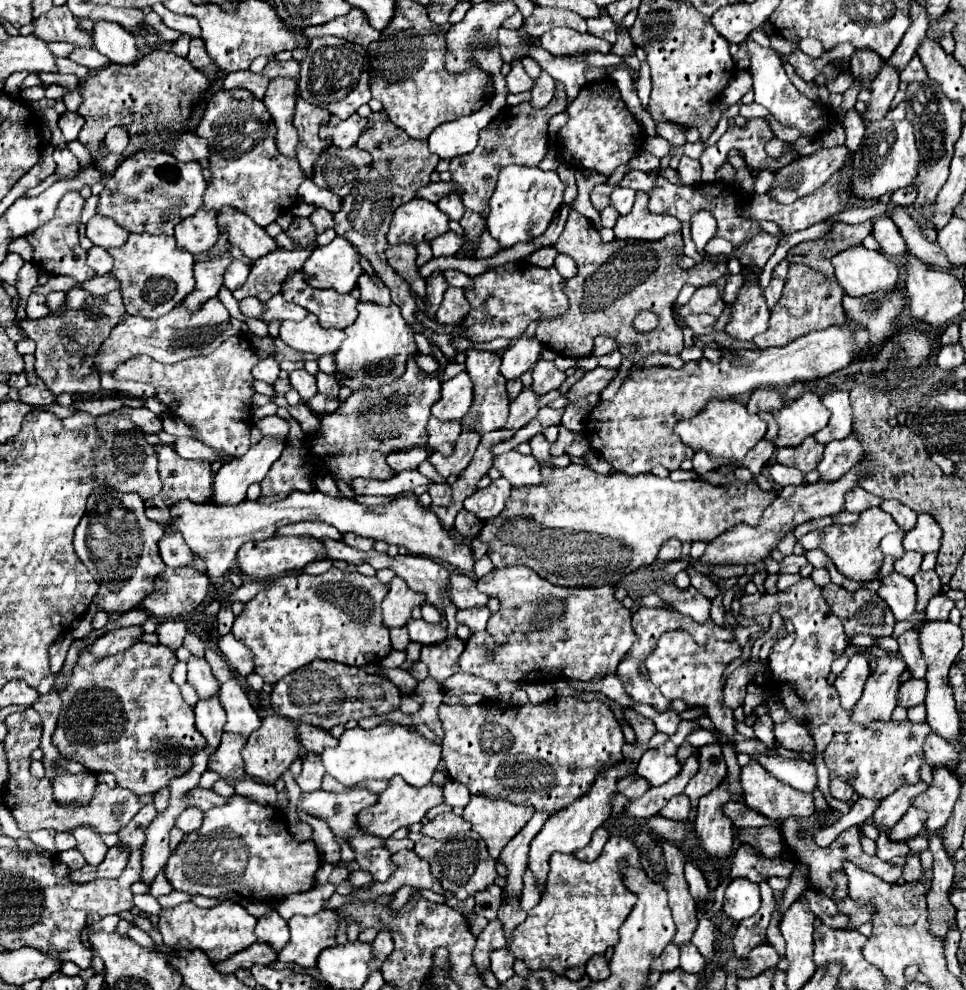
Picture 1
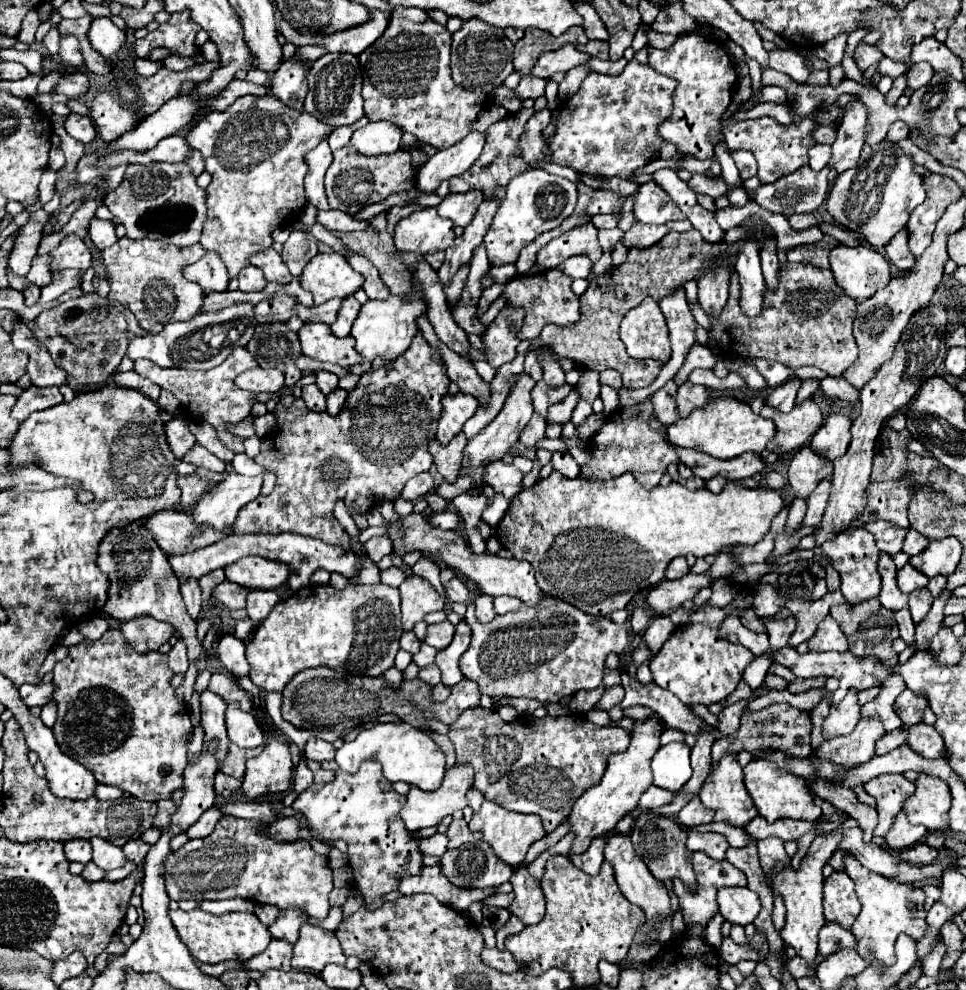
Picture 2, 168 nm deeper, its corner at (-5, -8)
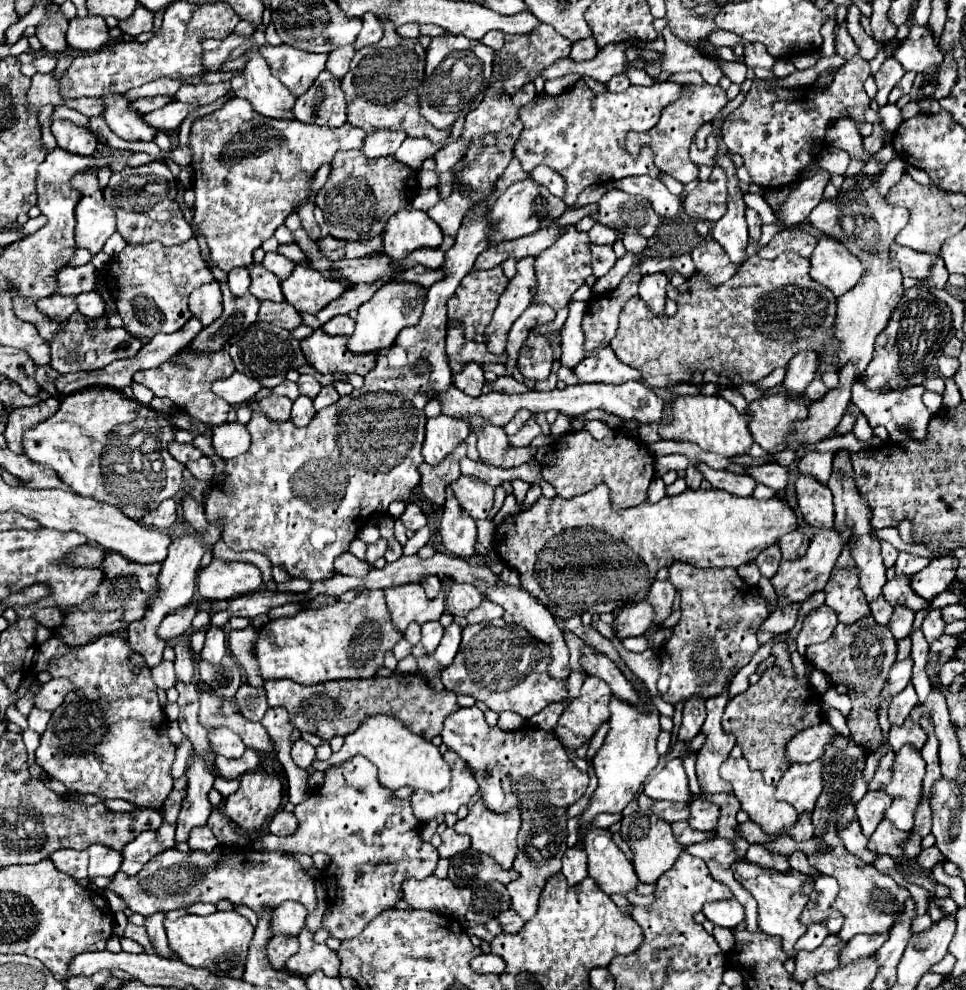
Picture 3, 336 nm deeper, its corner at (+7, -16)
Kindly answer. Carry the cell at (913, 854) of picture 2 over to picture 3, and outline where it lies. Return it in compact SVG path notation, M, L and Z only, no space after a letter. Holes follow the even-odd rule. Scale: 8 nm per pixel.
M931 846L931 848L925 848L921 854L919 854L919 858L917 858L917 866L919 868L923 868L923 870L933 870L939 862L945 862L945 856L939 852L939 848L935 848L935 846Z

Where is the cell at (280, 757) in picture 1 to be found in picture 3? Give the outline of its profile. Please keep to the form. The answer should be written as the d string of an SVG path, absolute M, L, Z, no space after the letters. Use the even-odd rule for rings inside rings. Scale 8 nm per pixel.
M247 772L239 790L225 798L227 816L243 830L257 832L281 806L281 782L275 774Z

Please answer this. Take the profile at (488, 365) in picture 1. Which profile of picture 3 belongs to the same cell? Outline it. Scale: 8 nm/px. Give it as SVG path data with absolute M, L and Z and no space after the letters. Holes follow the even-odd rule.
M527 256L525 260L517 260L517 276L509 282L505 292L499 298L493 320L487 326L487 348L493 354L503 354L509 330L513 322L523 314L523 310L531 304L535 278L535 258Z

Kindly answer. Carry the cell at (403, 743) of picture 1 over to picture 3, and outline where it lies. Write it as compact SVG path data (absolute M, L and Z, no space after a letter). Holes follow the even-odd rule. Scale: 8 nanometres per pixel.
M367 716L355 732L345 736L343 748L339 752L333 752L329 762L335 766L353 758L355 754L369 758L379 768L379 782L389 790L411 786L415 790L427 790L431 794L437 794L451 782L451 766L443 760L439 748L423 736L415 736L405 724L399 724L395 716Z

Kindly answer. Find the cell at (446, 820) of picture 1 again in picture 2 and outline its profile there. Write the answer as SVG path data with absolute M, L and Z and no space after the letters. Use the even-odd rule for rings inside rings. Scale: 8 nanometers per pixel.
M453 820L453 822L449 824L445 836L449 838L449 844L447 844L449 848L457 848L457 846L461 846L461 844L465 844L465 842L475 842L475 840L481 838L479 832L471 832L471 830L467 828L467 822L465 822L465 820Z

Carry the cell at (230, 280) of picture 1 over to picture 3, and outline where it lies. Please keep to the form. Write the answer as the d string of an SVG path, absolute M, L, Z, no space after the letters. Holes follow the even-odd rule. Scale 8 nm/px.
M247 268L231 270L227 274L227 284L235 296L243 296L245 292L249 292L249 270Z

